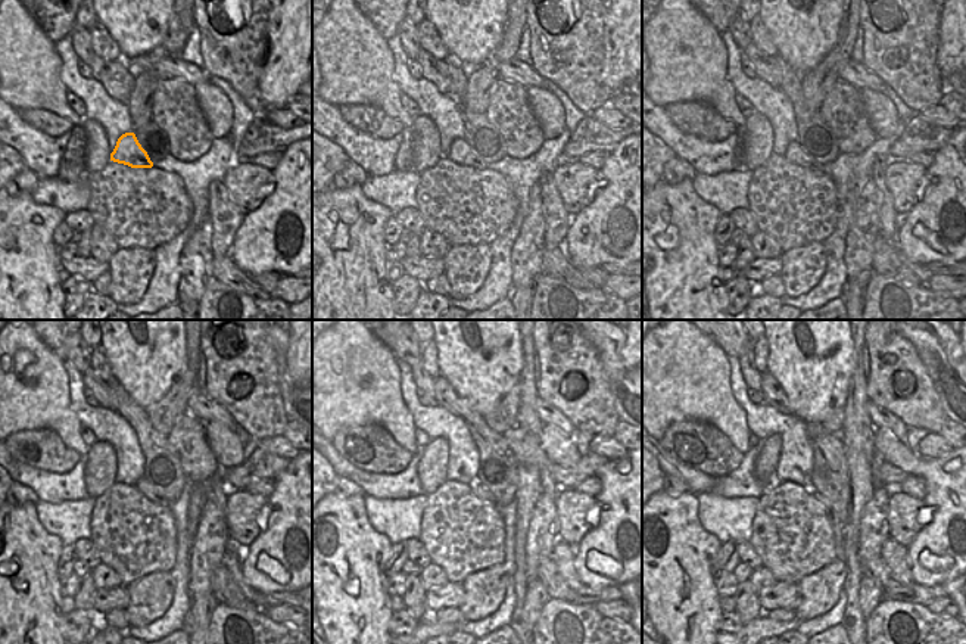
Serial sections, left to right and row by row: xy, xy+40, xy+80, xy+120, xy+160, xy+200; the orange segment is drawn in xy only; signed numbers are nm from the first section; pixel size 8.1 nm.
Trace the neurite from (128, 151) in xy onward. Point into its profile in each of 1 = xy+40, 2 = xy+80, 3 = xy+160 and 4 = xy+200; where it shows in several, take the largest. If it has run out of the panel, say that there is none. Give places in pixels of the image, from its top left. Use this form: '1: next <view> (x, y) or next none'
1: next xy+40 (460, 152)
2: next xy+80 (795, 154)
3: next xy+160 (482, 492)
4: next xy+200 (837, 526)

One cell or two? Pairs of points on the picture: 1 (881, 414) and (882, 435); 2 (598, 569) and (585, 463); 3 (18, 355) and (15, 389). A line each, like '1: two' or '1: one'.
1: two
2: two
3: one

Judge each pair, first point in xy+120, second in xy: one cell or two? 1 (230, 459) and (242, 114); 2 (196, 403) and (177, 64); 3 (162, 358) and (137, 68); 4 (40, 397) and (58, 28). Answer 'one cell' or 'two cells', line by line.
1: two cells
2: one cell
3: two cells
4: two cells

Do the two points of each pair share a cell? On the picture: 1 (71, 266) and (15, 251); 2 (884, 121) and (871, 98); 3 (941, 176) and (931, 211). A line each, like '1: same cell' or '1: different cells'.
1: different cells
2: same cell
3: same cell

